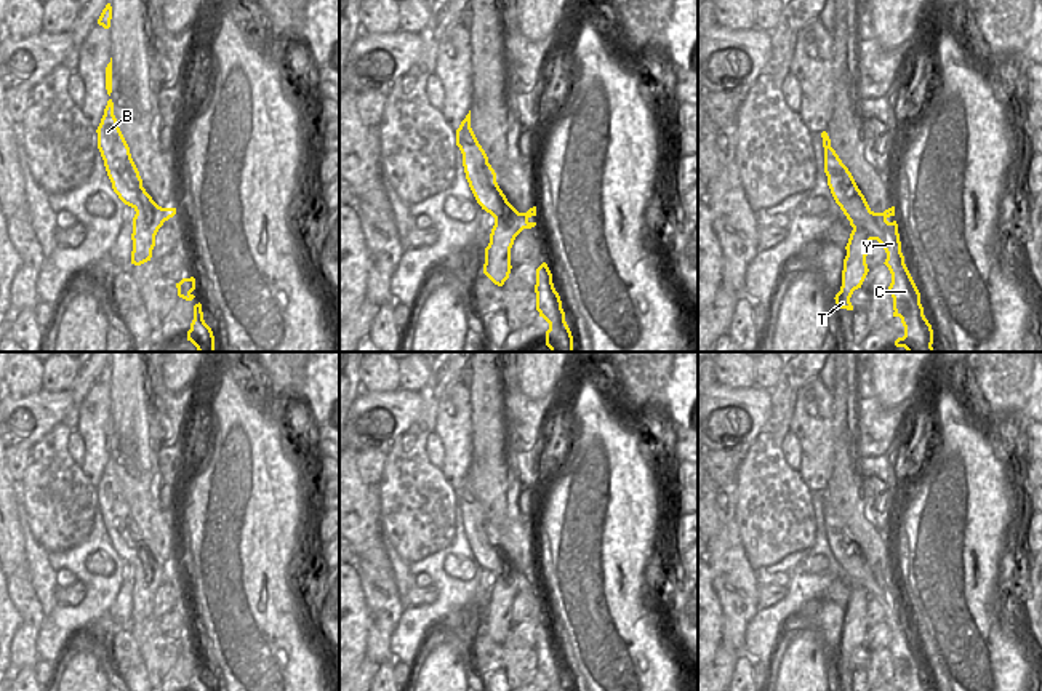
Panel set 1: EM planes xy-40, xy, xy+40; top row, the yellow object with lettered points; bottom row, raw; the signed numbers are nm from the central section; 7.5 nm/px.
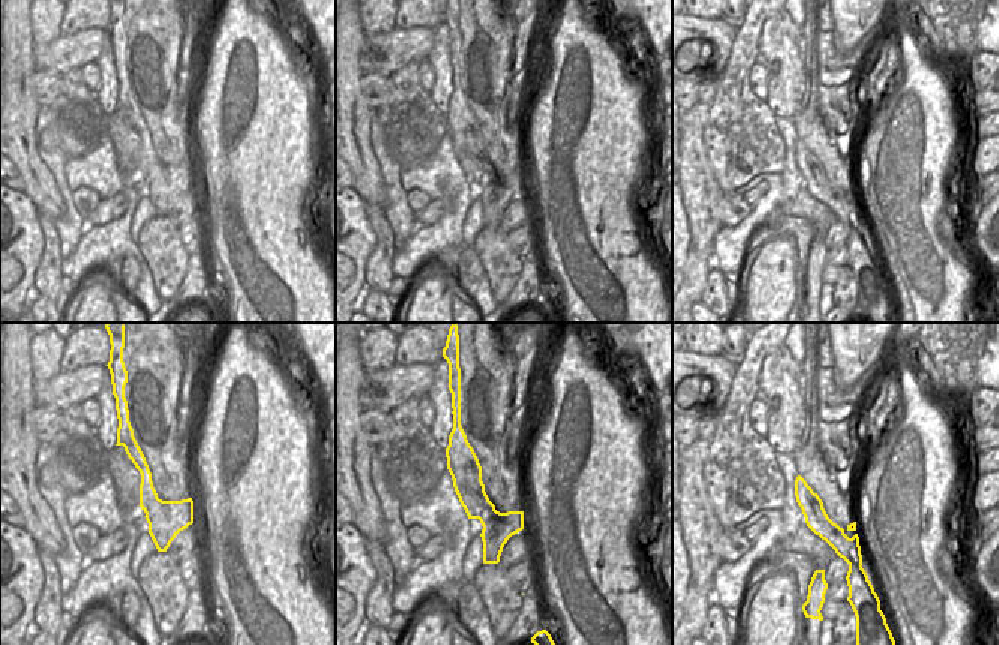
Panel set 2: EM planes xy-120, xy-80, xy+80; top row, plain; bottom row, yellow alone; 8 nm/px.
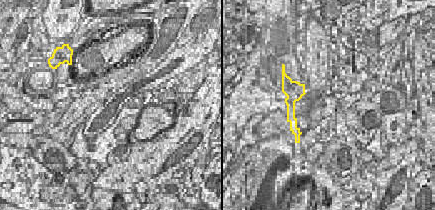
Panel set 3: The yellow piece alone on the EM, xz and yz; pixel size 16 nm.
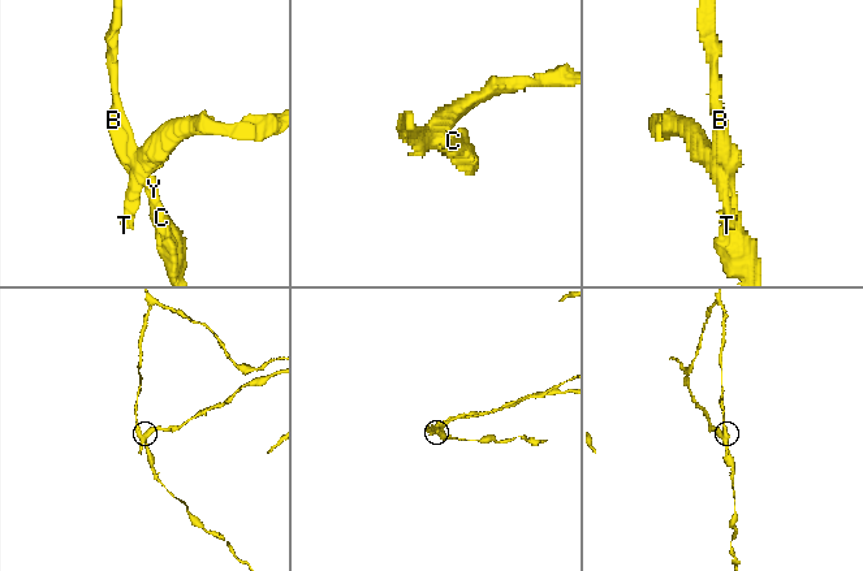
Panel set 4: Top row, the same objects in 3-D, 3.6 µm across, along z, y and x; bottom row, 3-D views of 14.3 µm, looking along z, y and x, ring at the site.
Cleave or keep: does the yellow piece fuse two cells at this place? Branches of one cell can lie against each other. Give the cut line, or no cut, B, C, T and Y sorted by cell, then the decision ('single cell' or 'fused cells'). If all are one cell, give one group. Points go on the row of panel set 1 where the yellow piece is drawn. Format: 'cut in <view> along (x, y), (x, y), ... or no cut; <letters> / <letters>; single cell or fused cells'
cut in xy-40 along (144, 191), (138, 195), (135, 208); B C Y / T; fused cells

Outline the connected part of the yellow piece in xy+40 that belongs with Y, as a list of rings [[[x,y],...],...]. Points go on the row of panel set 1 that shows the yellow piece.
[[[823,131],[821,138],[824,147],[824,173],[836,203],[852,227],[864,229],[871,240],[877,240],[887,253],[884,264],[892,274],[892,283],[887,291],[893,298],[893,317],[900,317],[904,326],[904,336],[898,338],[895,346],[904,347],[908,352],[933,352],[933,330],[924,315],[920,293],[904,264],[898,224],[896,221],[887,221],[890,216],[895,216],[895,206],[884,213],[874,213],[852,173],[831,147],[828,133]]]

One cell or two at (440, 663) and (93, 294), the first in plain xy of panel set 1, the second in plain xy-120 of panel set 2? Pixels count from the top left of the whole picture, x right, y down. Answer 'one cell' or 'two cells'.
one cell

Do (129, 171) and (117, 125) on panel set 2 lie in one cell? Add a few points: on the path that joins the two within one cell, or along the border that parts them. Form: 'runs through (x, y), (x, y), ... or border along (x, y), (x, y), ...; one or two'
runs through (128, 159), (128, 143), (123, 137); one

